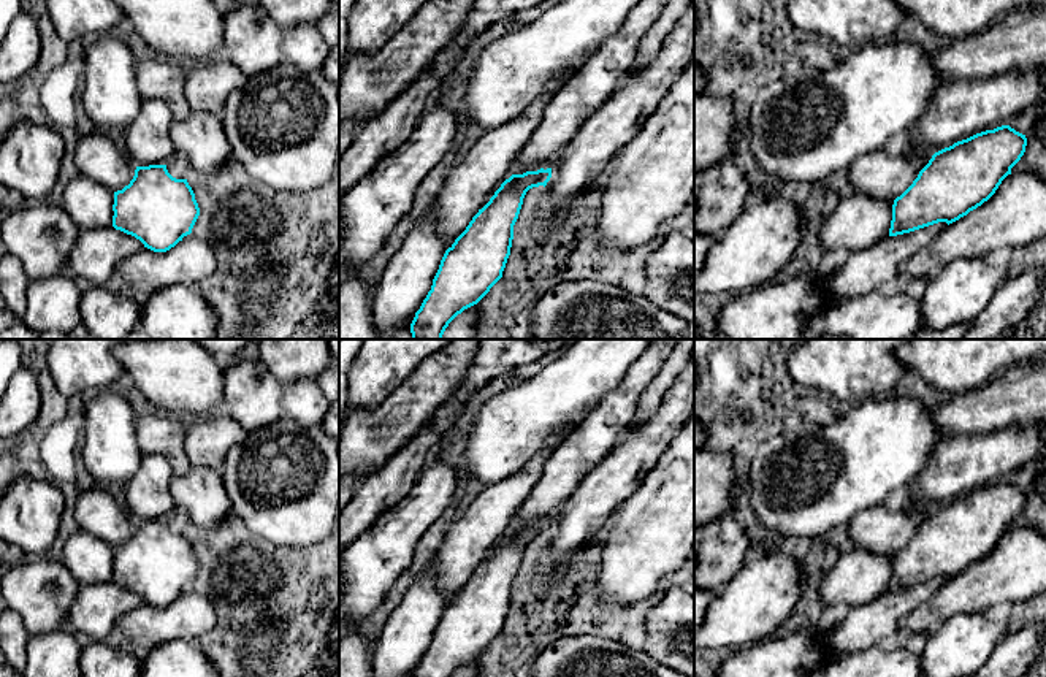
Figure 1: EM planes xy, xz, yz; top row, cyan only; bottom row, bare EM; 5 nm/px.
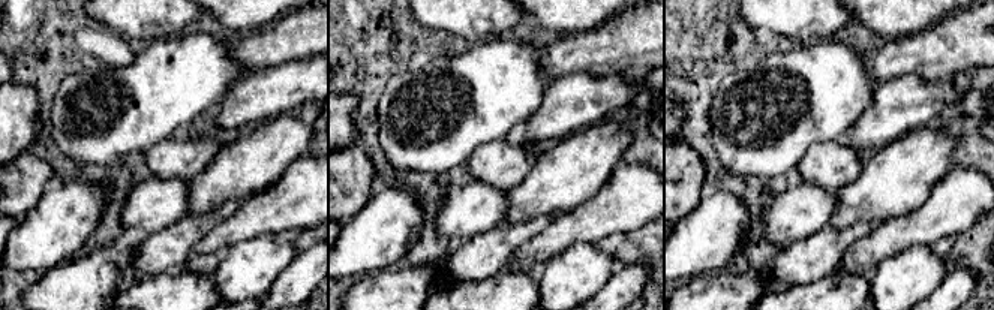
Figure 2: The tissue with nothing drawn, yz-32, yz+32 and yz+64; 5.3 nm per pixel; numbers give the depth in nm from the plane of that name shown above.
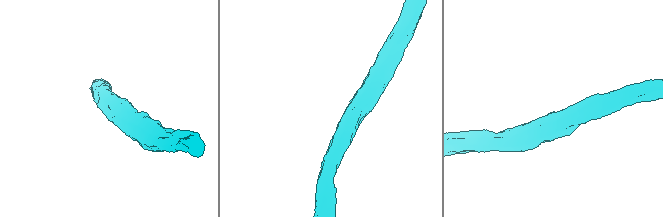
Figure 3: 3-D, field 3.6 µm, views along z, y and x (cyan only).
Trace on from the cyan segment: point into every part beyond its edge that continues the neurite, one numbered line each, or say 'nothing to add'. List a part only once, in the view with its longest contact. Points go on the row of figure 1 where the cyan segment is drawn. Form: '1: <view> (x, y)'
1: xz (469, 186)

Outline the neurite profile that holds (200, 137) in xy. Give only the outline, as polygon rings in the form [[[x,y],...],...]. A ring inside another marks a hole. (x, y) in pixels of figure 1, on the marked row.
[[[192,109],[189,116],[173,120],[170,140],[176,152],[187,157],[190,171],[217,171],[231,159],[223,120],[217,114]]]

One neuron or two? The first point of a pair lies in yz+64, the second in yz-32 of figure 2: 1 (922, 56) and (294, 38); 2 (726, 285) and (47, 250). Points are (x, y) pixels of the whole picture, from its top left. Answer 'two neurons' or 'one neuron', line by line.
1: one neuron
2: two neurons

